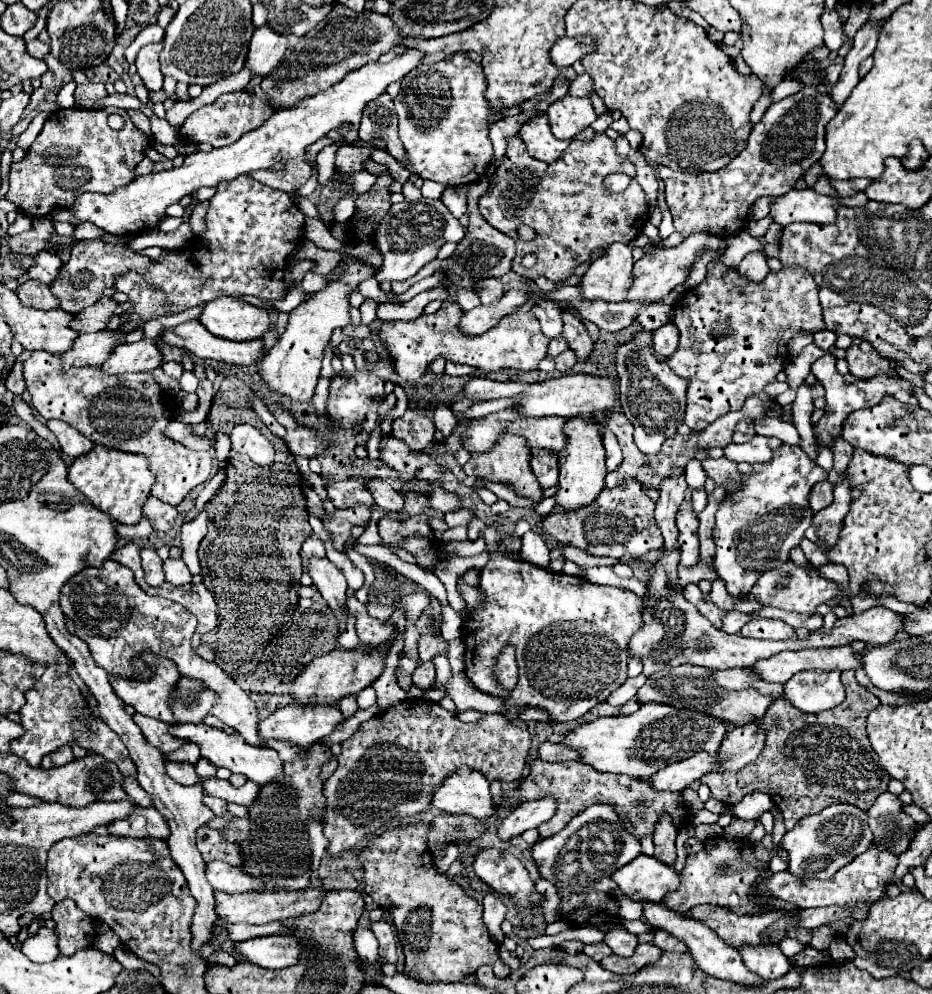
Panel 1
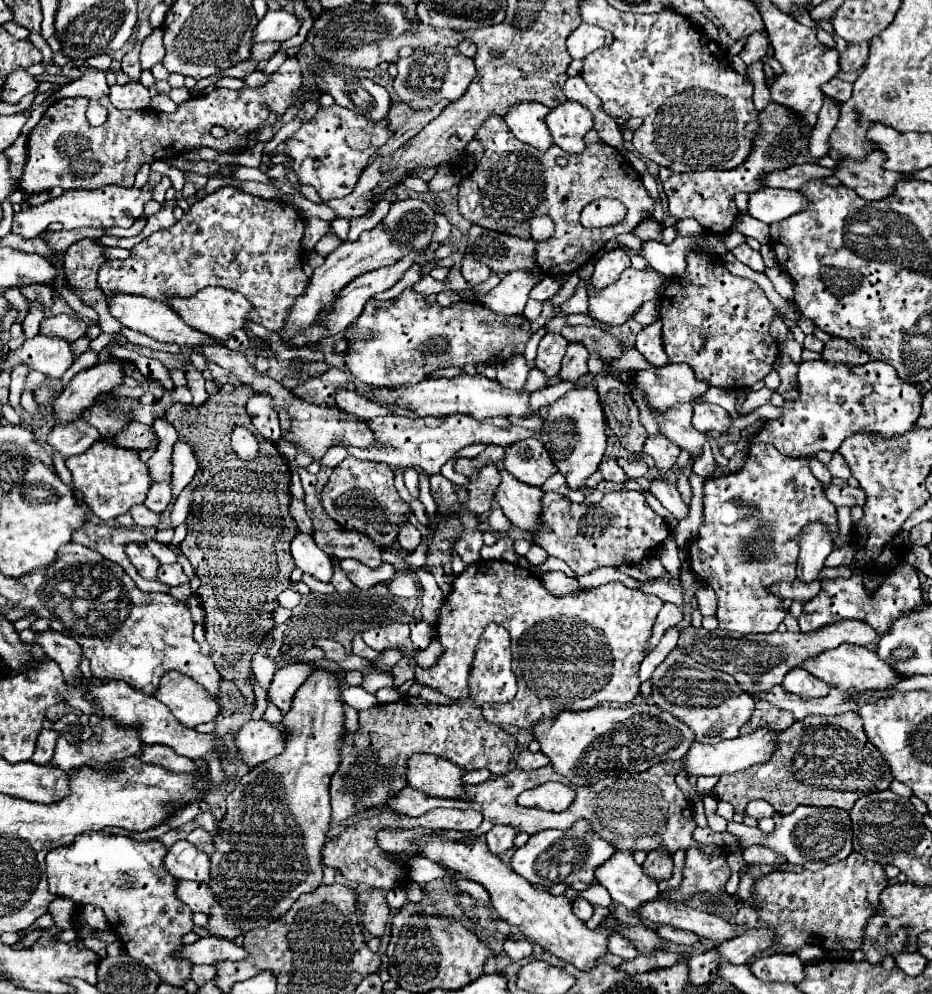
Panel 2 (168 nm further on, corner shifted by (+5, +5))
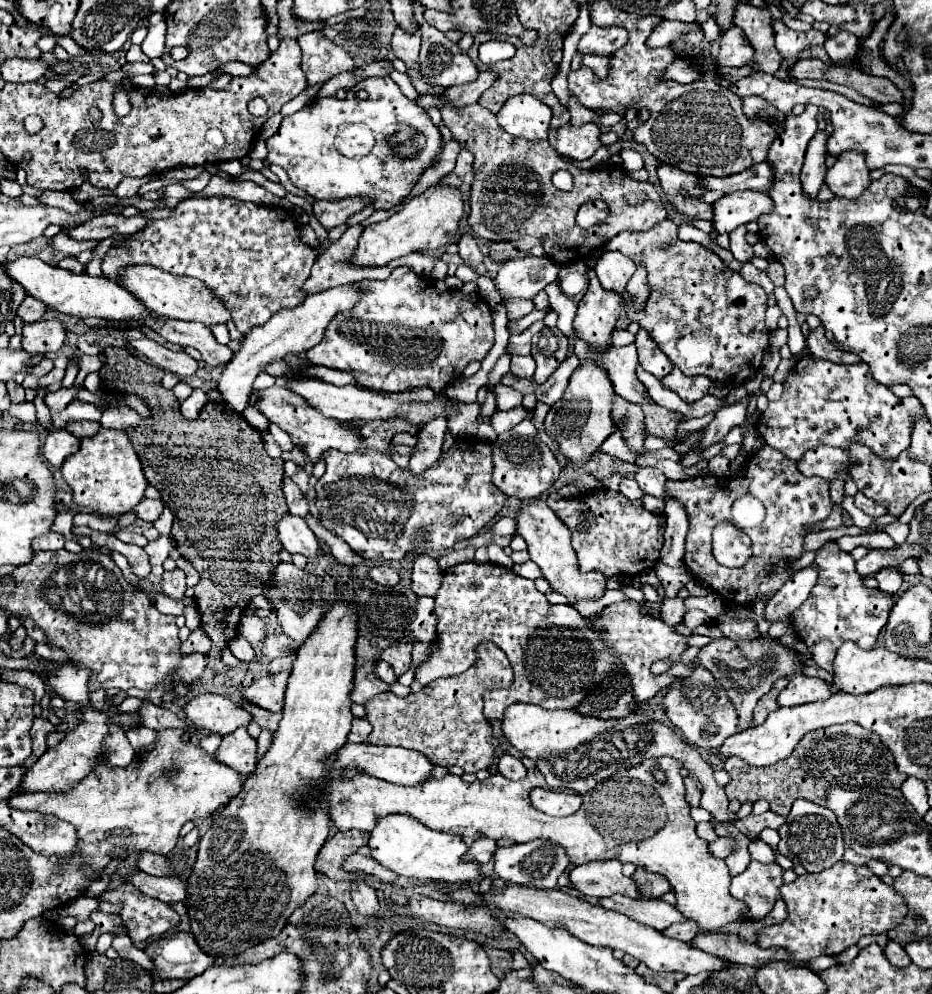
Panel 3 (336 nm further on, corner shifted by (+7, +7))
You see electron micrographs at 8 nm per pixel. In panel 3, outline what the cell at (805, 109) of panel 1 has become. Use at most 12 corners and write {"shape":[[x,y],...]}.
{"shape":[[659,165],[657,175],[675,211],[713,221],[703,177]]}

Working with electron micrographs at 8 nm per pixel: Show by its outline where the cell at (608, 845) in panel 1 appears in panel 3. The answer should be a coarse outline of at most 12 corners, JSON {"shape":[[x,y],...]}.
{"shape":[[551,841],[495,851],[495,873],[513,885],[553,889],[571,867]]}

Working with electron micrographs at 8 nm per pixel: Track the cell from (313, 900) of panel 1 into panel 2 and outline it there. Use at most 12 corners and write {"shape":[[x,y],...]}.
{"shape":[[177,881],[177,899],[191,911],[215,905],[205,883]]}

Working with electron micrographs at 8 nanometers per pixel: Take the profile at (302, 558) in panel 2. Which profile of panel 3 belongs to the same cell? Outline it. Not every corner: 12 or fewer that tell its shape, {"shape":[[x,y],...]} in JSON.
{"shape":[[285,515],[277,523],[283,549],[307,559],[319,541],[305,519]]}

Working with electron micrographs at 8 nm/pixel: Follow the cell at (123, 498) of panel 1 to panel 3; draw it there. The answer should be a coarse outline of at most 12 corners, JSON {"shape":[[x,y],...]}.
{"shape":[[125,431],[81,439],[61,473],[73,501],[119,517],[143,499],[143,465]]}

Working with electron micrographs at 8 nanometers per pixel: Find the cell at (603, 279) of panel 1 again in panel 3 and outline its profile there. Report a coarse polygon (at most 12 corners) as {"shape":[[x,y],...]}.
{"shape":[[605,251],[595,265],[599,283],[617,293],[637,269],[619,251]]}

